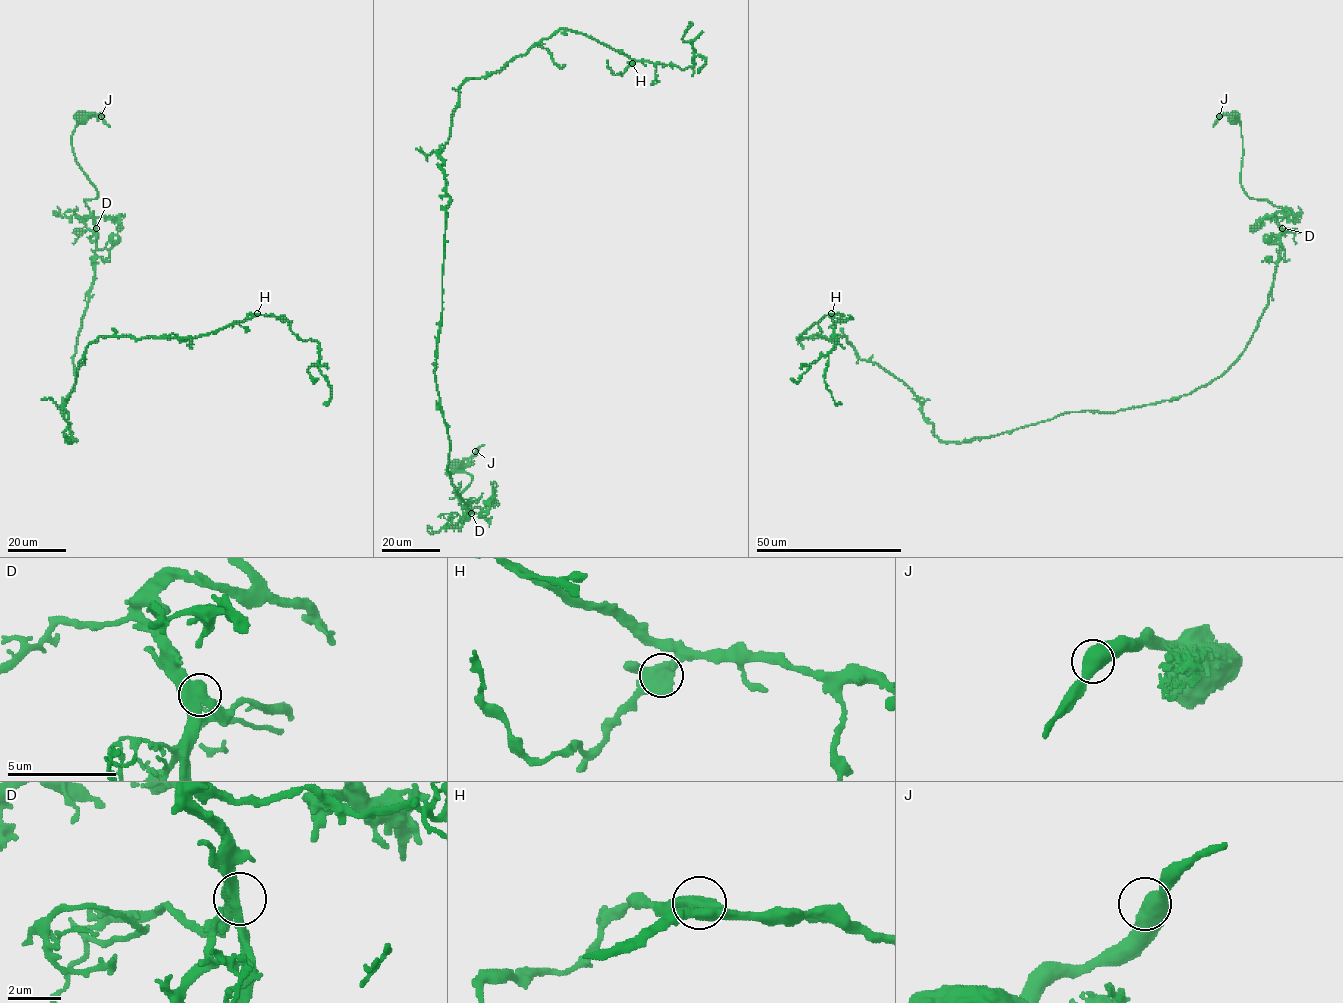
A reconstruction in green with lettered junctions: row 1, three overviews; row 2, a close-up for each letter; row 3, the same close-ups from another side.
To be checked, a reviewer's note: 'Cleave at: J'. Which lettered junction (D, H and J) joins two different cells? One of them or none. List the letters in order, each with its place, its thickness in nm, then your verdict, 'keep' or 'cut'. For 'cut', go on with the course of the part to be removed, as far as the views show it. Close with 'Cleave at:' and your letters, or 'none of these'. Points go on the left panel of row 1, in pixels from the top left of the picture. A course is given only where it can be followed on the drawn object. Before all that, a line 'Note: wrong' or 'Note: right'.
Note: wrong
D: place (96, 228); calibre 480 nm; keep
H: place (257, 313); calibre 480 nm; keep
J: place (101, 116); calibre 440 nm; keep
Cleave at: none of these

